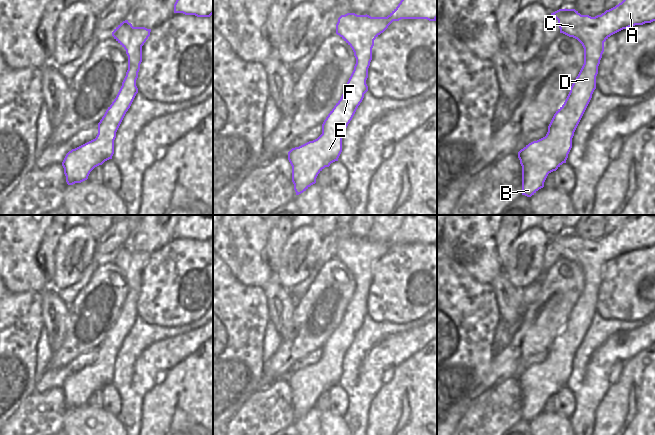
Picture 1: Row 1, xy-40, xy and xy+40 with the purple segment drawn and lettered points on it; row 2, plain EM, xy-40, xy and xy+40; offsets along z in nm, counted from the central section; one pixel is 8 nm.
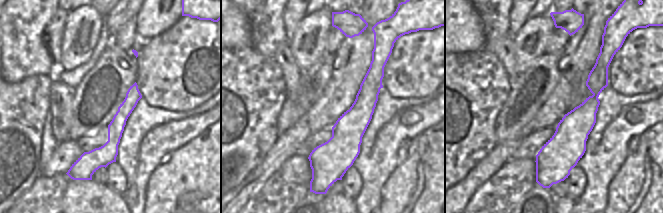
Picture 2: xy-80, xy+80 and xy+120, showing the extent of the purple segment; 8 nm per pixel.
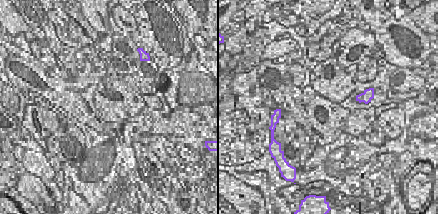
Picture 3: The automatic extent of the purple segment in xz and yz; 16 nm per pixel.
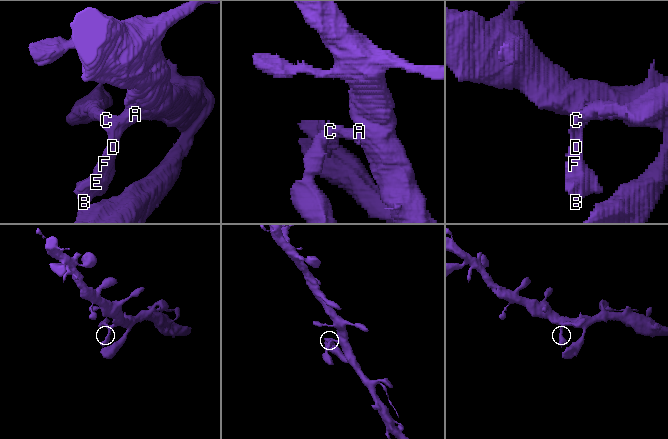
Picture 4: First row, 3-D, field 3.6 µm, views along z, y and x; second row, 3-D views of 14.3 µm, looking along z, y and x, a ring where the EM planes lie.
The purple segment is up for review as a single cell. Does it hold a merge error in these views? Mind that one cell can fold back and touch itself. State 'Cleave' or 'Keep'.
Keep.

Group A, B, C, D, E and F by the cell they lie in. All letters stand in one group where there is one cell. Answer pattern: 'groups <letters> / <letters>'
groups A B C D E F

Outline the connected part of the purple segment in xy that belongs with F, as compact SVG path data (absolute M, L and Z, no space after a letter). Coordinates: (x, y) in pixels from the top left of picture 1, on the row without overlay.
M405 215L398 230L387 241L371 241L367 238L357 239L355 237L347 237L338 242L336 258L352 272L356 282L356 288L340 324L322 348L322 358L317 363L292 372L288 376L288 384L292 390L292 406L296 419L303 417L311 409L315 408L318 398L325 391L329 391L331 387L338 385L342 376L344 356L362 326L364 318L368 315L366 304L368 302L368 292L372 284L374 264L393 245L399 245L401 243L427 243L429 245L436 245L437 215Z

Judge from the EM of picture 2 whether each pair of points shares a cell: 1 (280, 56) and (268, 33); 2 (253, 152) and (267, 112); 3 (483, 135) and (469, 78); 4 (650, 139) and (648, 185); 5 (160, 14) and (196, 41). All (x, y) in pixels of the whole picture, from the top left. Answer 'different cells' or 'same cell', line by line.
1: different cells
2: same cell
3: same cell
4: same cell
5: different cells

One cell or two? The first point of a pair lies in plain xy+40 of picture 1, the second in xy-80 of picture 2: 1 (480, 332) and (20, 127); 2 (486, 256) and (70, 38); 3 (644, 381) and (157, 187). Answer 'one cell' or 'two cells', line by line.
1: one cell
2: two cells
3: one cell

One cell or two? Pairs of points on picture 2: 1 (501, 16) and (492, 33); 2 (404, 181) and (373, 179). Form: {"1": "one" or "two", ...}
{"1": "one", "2": "two"}

